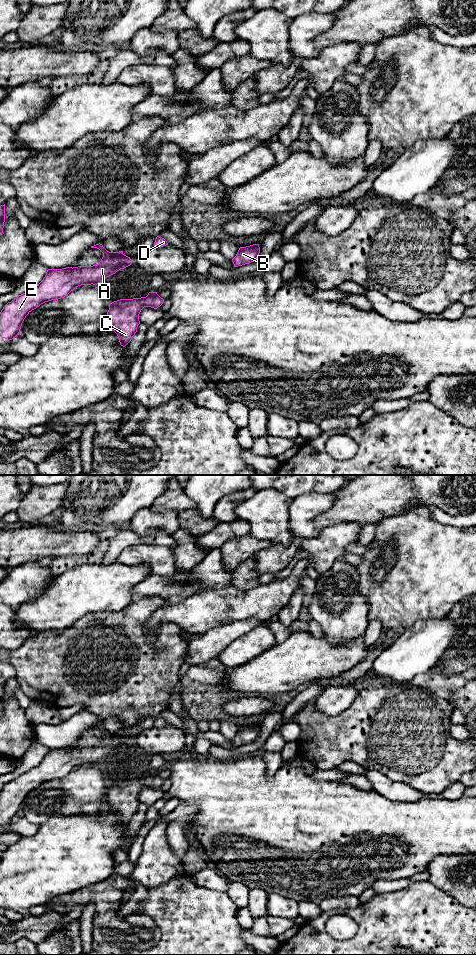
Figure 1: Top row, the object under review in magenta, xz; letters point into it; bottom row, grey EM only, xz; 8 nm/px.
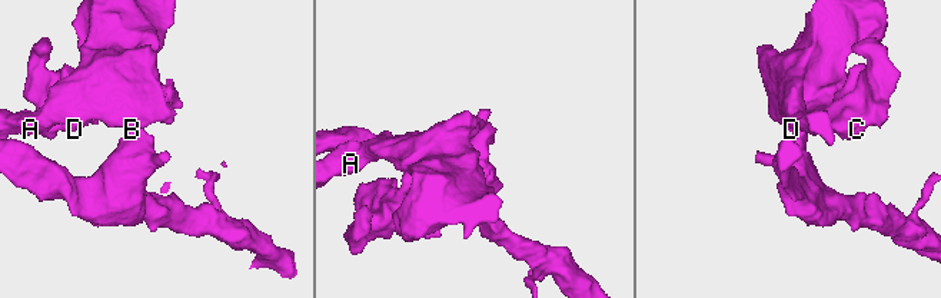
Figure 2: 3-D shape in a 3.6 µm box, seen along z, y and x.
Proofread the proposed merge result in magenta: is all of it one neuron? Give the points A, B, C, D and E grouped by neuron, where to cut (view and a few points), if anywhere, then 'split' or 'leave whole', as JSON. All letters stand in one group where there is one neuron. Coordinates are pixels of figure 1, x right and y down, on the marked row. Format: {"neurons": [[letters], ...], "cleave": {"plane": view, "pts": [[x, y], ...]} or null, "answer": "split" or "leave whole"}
{"neurons": [["A", "C", "D", "E"], ["B"]], "cleave": {"plane": "xz", "pts": [[250, 245], [258, 246]]}, "answer": "split"}

